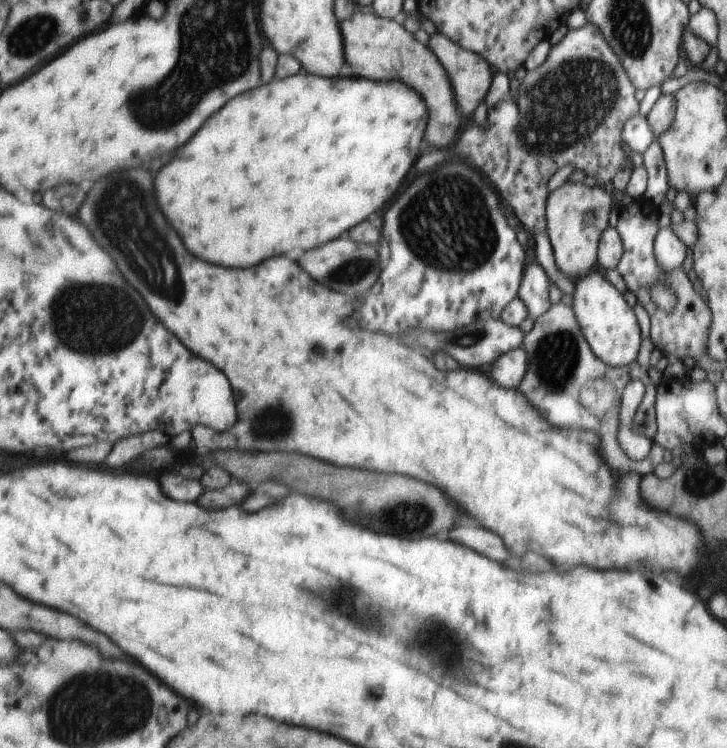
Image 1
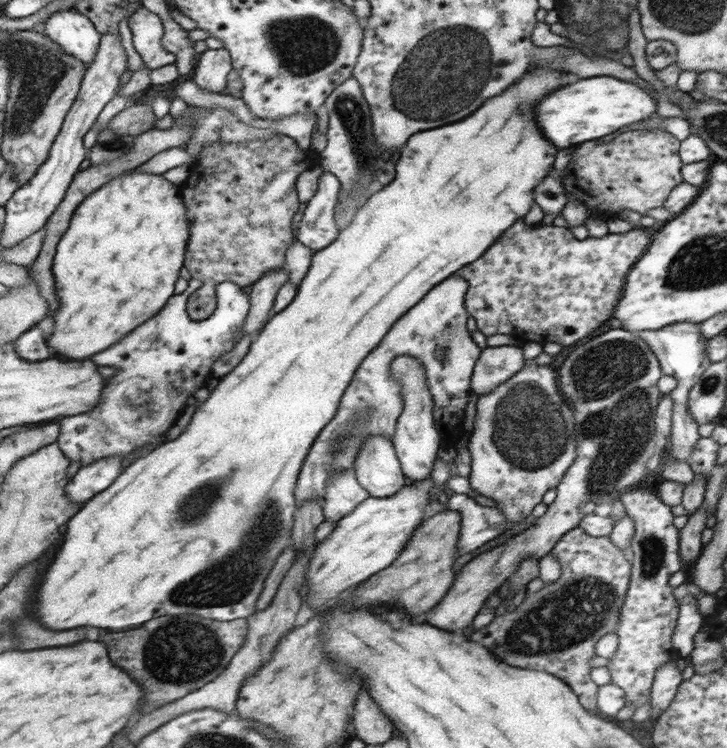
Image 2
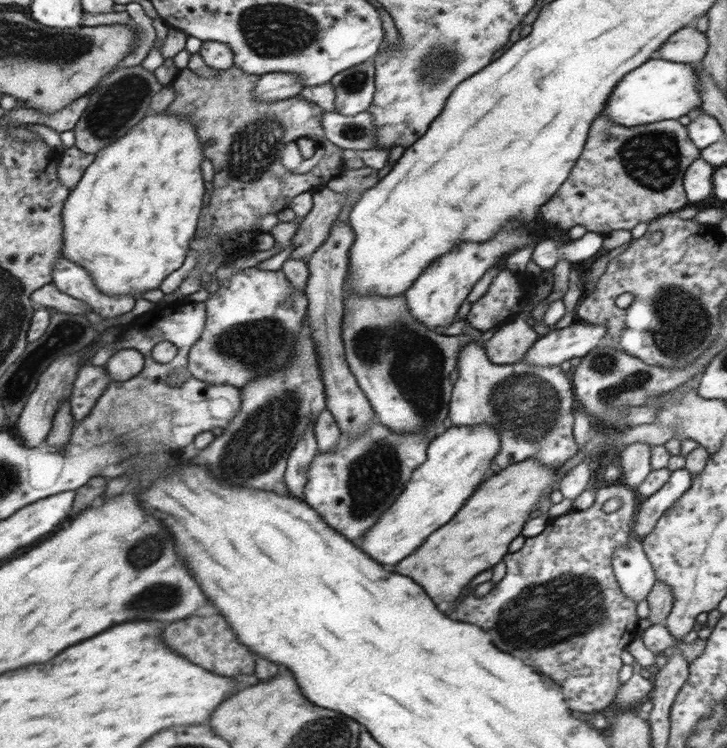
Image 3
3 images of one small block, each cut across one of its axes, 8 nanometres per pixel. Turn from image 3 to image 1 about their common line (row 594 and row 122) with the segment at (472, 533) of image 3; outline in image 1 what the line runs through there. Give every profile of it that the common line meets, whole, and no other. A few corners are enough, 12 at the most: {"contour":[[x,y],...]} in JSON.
{"contour":[[394,19],[343,20],[346,64],[402,80],[430,100],[430,144],[454,142],[460,116],[444,66]]}

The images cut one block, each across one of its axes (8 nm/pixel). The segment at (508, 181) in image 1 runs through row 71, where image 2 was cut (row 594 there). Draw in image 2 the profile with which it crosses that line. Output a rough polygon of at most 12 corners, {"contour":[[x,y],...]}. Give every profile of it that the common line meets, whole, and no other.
{"contour":[[580,526],[562,577],[472,640],[557,675],[593,712],[588,660],[615,633],[631,565]]}

